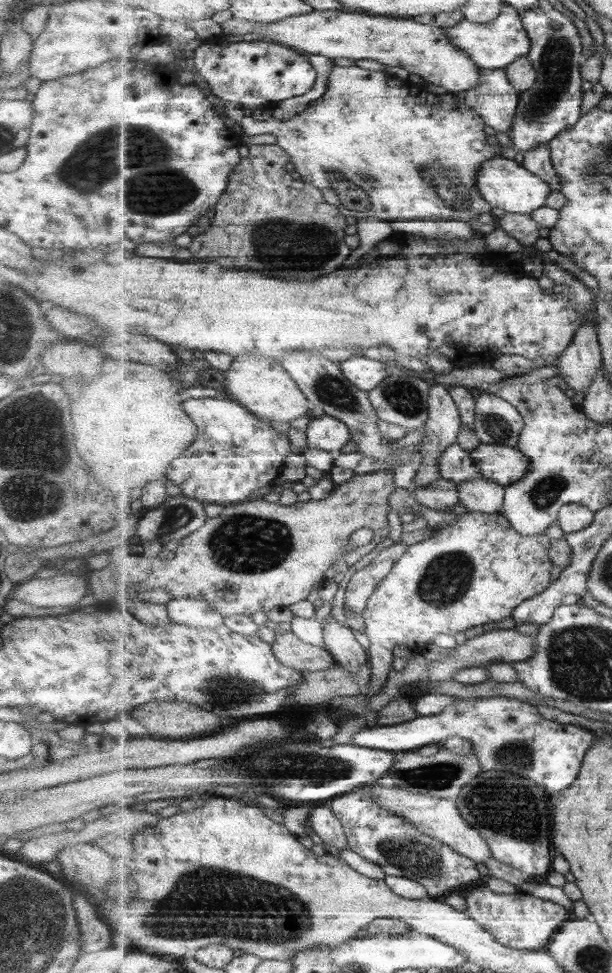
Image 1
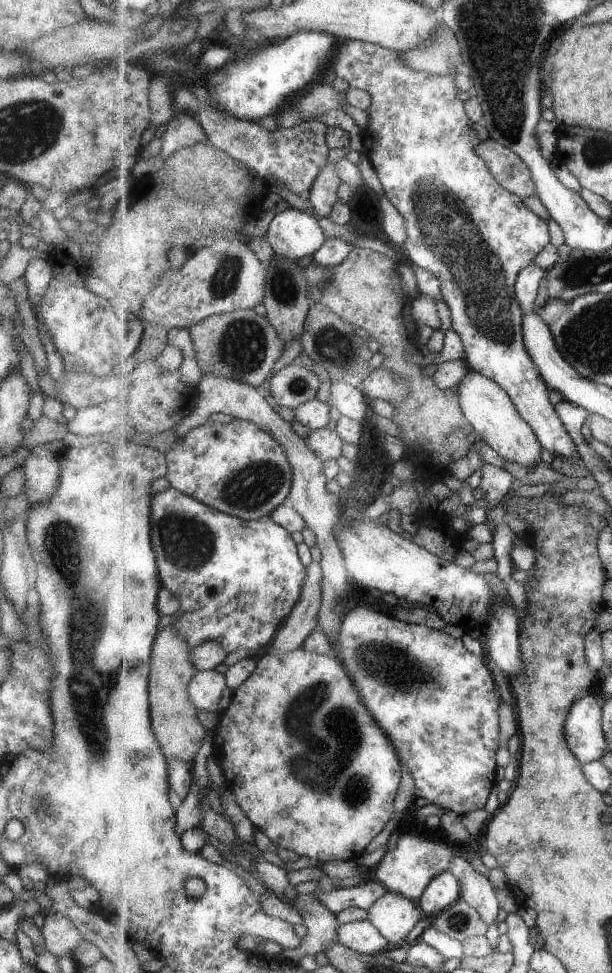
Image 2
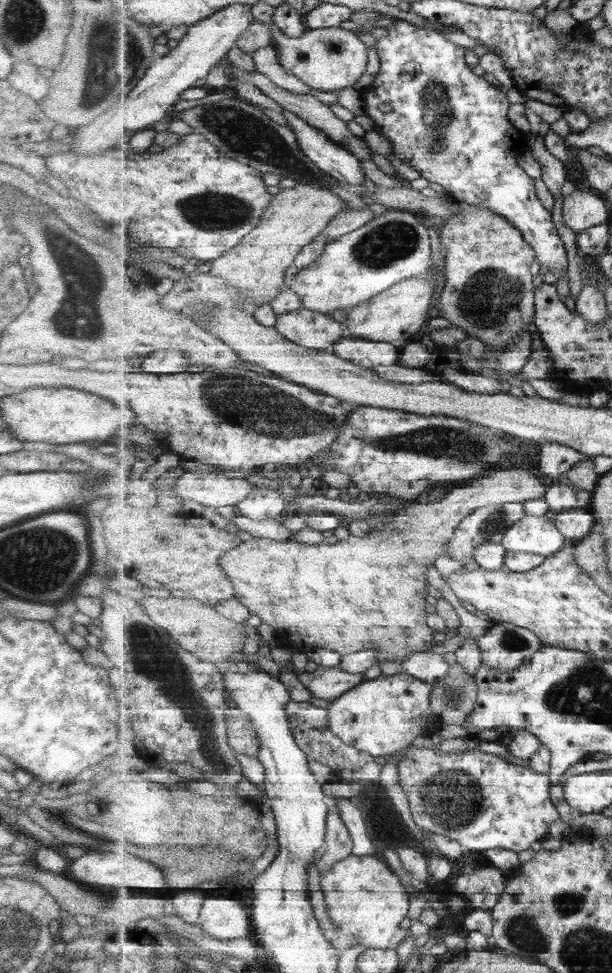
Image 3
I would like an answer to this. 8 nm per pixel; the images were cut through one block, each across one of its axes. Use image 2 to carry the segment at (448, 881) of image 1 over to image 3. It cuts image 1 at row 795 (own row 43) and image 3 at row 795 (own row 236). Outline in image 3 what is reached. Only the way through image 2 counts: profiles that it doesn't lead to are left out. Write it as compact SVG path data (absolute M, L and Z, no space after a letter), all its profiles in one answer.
M412 744L407 749L403 750L402 758L392 759L392 764L397 774L400 775L400 786L405 789L407 794L411 812L414 816L414 821L421 830L431 831L434 834L442 834L449 836L453 840L458 840L466 850L481 852L483 850L491 850L494 848L502 848L505 850L514 850L515 852L523 852L523 850L529 850L533 842L541 841L543 838L549 836L550 826L555 821L559 820L559 812L549 796L549 790L551 790L552 782L549 780L547 774L539 774L538 771L533 770L530 766L518 766L512 764L495 754L480 752L479 750L466 750L460 753L447 753L441 754L435 749L418 747Z

